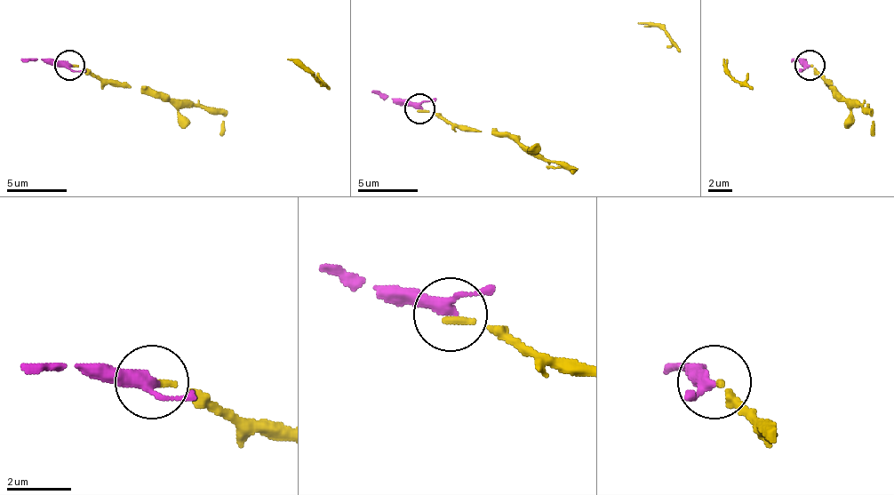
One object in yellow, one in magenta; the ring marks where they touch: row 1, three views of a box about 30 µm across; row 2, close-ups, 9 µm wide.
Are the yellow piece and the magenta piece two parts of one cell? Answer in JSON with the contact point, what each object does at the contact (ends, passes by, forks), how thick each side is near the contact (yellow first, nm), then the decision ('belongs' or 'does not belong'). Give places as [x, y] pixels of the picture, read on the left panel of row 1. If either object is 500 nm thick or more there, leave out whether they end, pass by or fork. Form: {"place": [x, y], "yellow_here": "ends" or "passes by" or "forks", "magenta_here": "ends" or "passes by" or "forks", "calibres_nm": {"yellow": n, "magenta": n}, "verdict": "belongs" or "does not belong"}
{"place": [69, 65], "yellow_here": "ends", "magenta_here": "passes by", "calibres_nm": {"yellow": 220, "magenta": 320}, "verdict": "belongs"}

